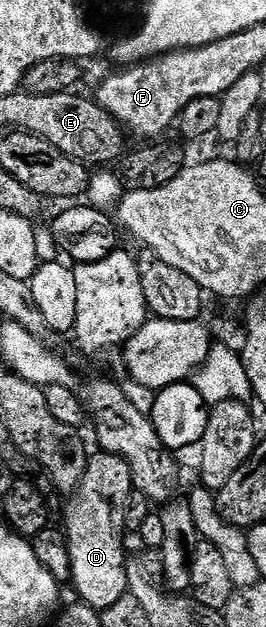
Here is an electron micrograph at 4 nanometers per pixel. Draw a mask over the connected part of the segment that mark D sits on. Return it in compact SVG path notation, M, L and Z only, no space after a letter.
M104 452L94 453L89 459L85 475L77 485L76 490L68 495L65 506L65 539L69 542L71 552L71 570L73 577L71 586L77 589L77 594L82 603L90 606L92 610L102 611L111 608L125 594L129 593L129 581L127 580L127 557L125 558L125 546L121 541L127 536L125 526L125 511L129 505L129 498L134 492L133 477L127 460L123 460L114 454Z

